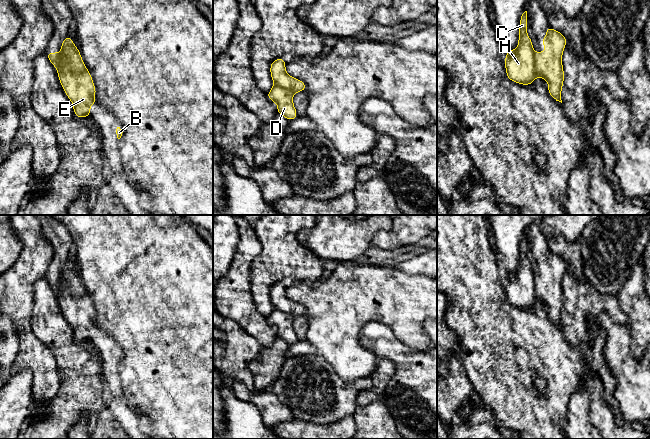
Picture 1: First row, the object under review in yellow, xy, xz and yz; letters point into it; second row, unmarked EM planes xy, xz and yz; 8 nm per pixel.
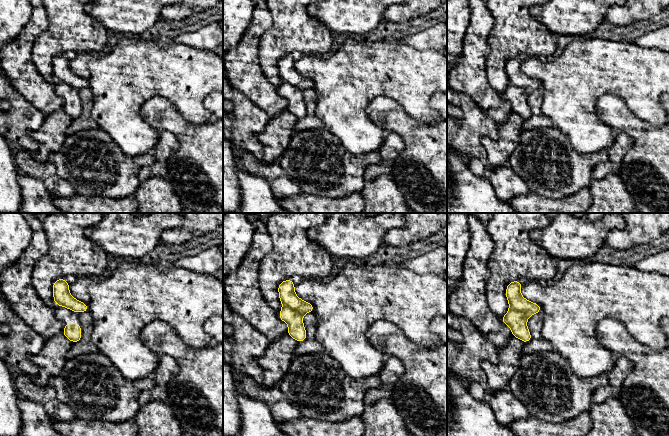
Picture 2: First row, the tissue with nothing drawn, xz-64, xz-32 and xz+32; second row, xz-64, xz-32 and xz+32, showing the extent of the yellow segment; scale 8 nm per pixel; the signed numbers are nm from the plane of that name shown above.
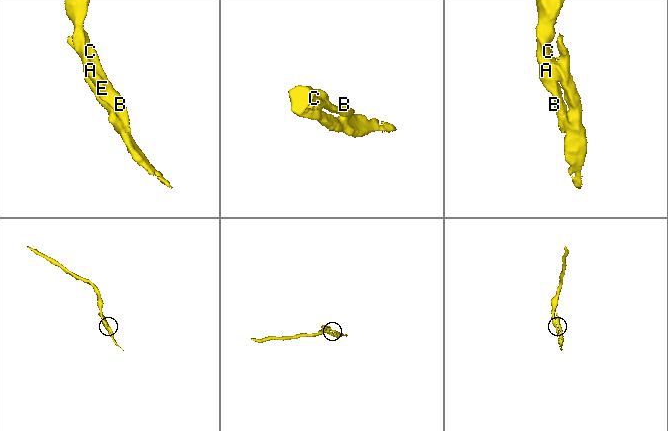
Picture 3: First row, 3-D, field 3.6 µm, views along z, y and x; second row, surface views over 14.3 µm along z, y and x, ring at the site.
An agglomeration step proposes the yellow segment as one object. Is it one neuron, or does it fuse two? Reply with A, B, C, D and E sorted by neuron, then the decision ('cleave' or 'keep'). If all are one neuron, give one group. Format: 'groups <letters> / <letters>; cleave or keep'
groups A B C E / D; cleave

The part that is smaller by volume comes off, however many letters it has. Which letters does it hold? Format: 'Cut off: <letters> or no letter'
Cut off: D

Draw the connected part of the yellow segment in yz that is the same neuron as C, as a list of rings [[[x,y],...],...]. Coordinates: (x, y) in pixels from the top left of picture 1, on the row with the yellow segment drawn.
[[[525,11],[519,22],[518,46],[515,50],[508,49],[504,60],[507,78],[521,85],[531,85],[537,77],[533,43],[527,35],[527,25]]]

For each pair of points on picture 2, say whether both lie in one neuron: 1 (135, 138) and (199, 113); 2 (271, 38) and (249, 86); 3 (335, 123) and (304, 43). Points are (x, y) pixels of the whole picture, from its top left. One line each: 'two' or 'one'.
1: one
2: two
3: two

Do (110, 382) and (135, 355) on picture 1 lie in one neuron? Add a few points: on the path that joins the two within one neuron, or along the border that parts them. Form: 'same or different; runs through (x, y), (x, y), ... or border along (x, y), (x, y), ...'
different; border along (117, 373), (121, 388), (127, 396)

